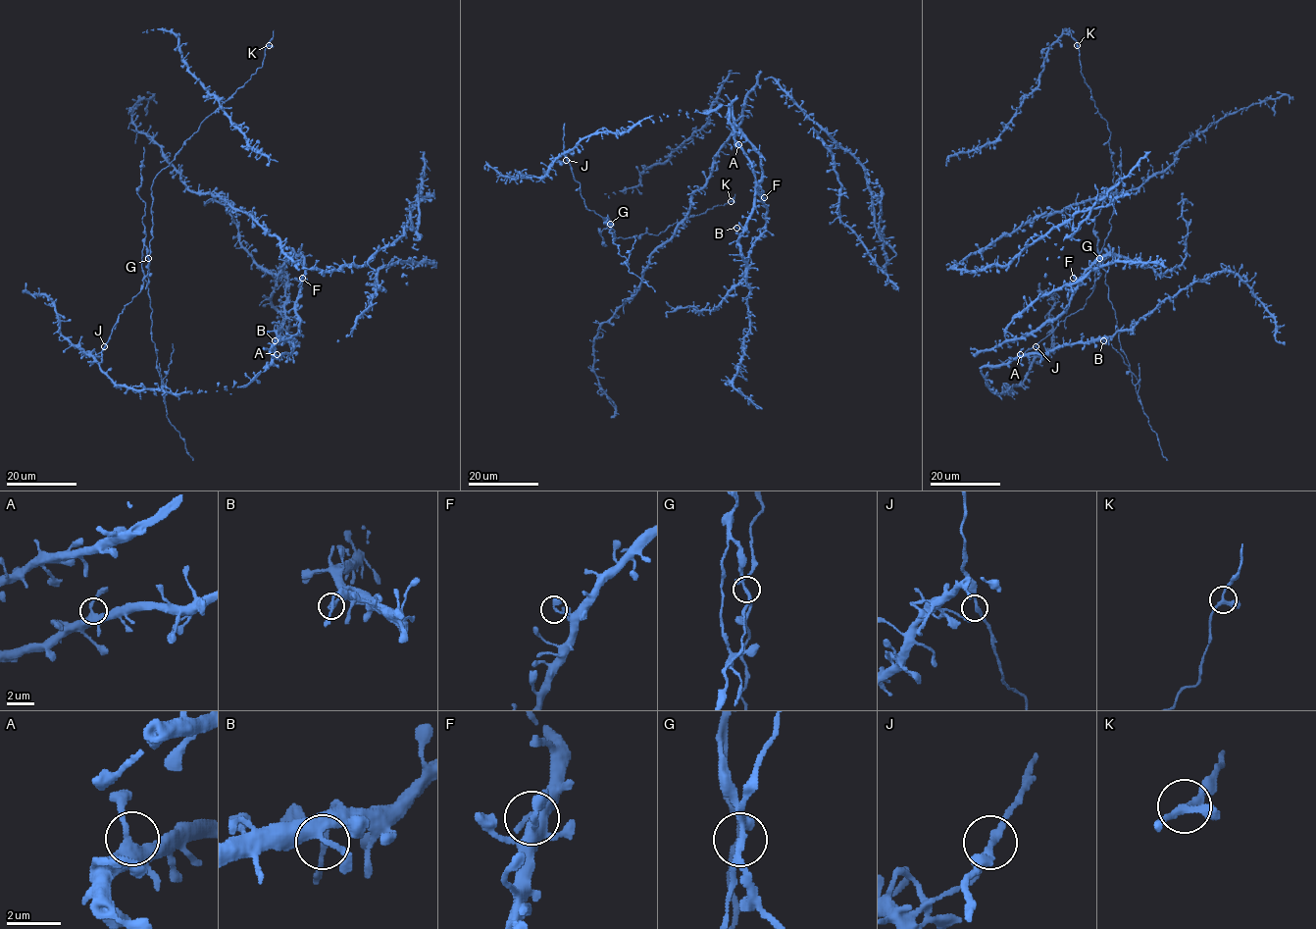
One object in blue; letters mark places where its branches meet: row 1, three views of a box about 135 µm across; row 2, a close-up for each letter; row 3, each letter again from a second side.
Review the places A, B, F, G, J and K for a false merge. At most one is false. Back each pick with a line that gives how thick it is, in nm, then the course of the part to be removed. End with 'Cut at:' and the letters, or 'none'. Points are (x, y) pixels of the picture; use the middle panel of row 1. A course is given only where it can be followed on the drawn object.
G: 220 nm thick; foreign part runs (610, 224), (608, 232), (618, 253), (628, 260), (631, 273), (655, 292)
Cut at: G

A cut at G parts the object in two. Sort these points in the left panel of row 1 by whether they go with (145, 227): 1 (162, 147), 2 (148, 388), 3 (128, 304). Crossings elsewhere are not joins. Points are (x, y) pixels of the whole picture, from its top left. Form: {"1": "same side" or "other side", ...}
{"1": "other side", "2": "other side", "3": "other side"}

